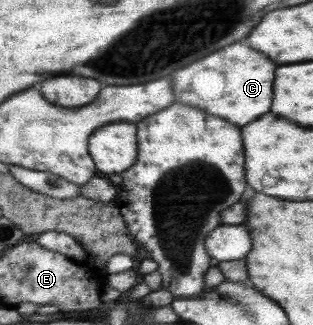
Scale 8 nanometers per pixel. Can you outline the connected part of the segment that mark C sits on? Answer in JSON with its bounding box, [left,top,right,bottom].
[171,45,275,125]

